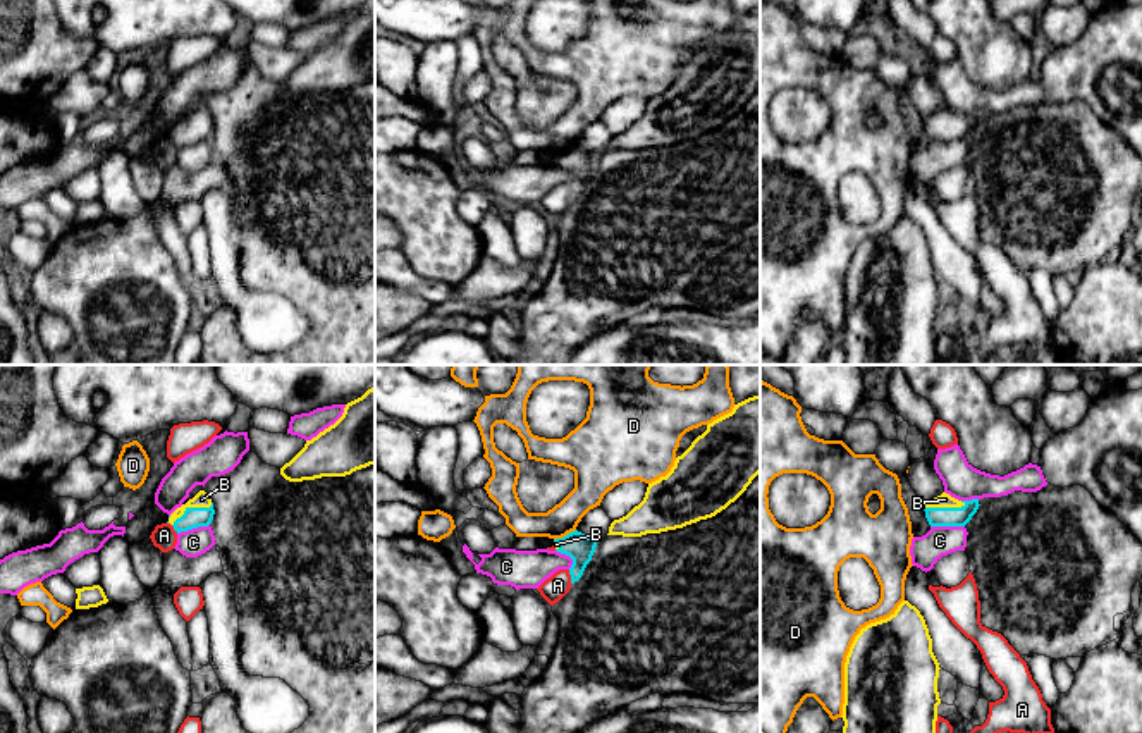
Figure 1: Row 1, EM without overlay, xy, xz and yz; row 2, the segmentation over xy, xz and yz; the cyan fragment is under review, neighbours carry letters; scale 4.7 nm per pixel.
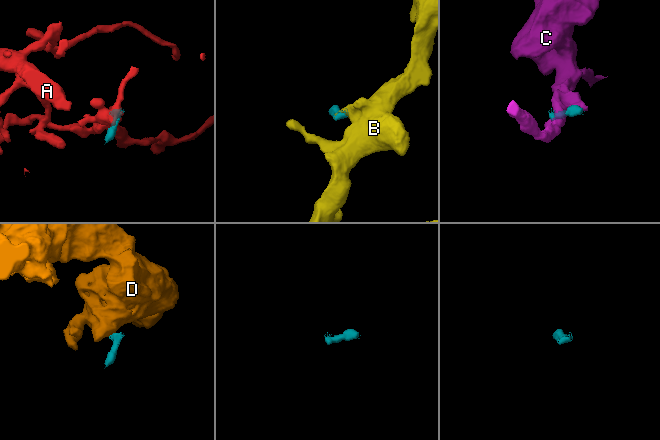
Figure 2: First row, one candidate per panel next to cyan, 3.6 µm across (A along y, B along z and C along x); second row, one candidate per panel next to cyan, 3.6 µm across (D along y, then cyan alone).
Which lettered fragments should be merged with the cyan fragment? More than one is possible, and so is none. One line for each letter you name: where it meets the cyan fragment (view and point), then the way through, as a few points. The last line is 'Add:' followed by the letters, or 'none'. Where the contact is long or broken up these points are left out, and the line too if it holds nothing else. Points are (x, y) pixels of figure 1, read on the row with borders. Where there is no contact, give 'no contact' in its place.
B: meets cyan in xy at (191, 508); runs through xy (193, 517), (191, 508), (202, 499)
Add: B

